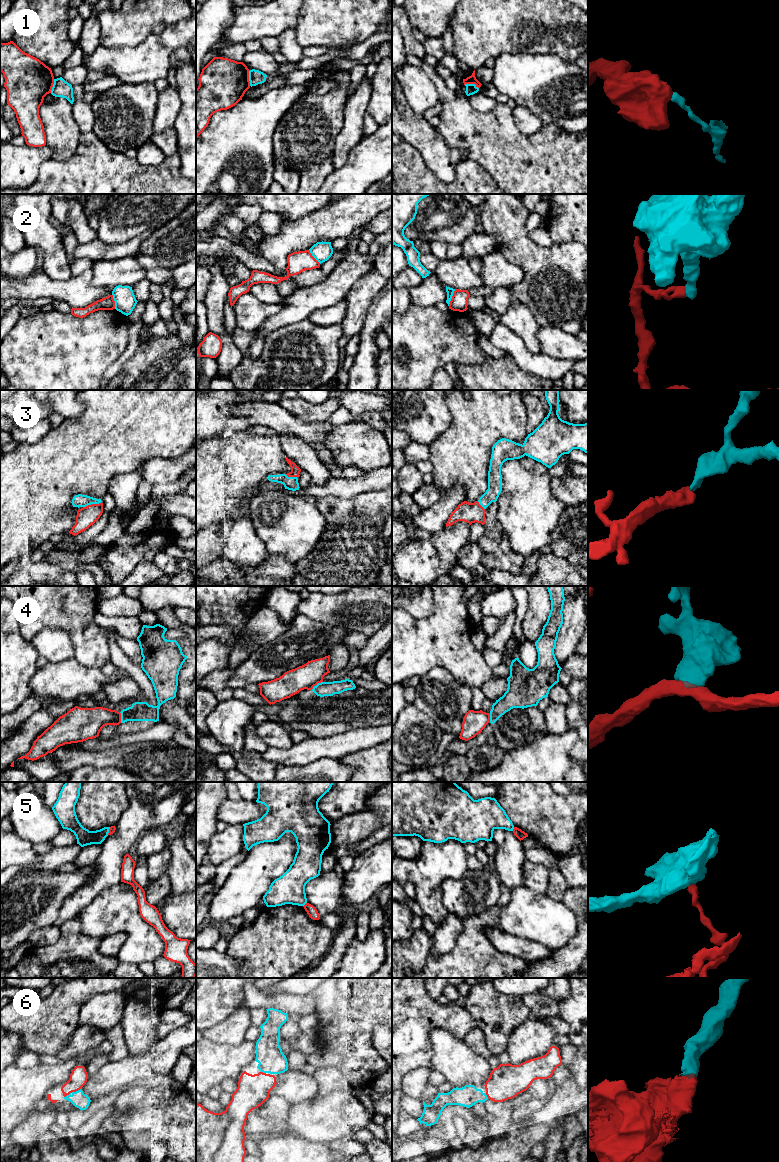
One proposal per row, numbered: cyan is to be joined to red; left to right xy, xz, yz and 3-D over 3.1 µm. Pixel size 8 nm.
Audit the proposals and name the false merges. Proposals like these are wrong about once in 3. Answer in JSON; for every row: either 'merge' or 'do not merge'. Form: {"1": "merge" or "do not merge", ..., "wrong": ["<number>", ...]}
{"1": "do not merge", "2": "do not merge", "3": "merge", "4": "do not merge", "5": "do not merge", "6": "merge", "wrong": ["1", "2", "4", "5"]}

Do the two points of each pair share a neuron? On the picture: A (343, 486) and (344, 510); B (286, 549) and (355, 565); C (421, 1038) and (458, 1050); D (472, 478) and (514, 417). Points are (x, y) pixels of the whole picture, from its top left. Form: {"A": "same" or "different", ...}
{"A": "different", "B": "different", "C": "different", "D": "same"}

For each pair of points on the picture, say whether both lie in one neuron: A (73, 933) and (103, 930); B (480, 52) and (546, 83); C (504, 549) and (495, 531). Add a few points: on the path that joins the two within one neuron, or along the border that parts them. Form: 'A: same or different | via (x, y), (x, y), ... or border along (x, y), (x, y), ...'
A: different | border along (76, 918), (82, 933), (97, 936), (101, 939)
B: different | border along (518, 52), (500, 53), (495, 58)
C: different | border along (504, 533), (498, 546), (493, 551), (484, 552)

